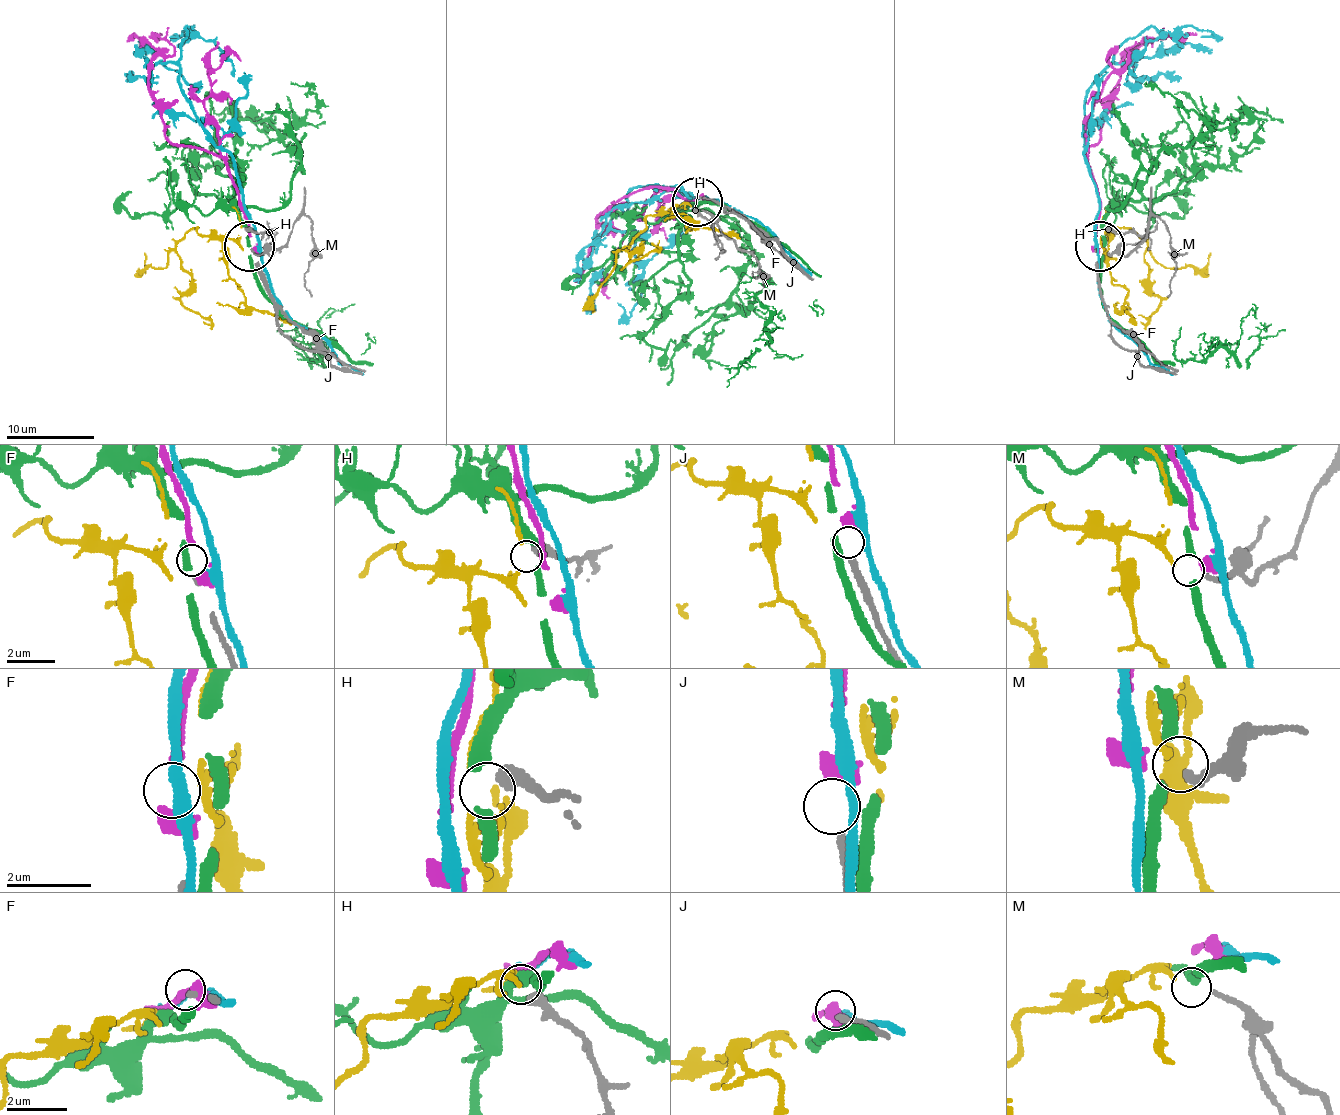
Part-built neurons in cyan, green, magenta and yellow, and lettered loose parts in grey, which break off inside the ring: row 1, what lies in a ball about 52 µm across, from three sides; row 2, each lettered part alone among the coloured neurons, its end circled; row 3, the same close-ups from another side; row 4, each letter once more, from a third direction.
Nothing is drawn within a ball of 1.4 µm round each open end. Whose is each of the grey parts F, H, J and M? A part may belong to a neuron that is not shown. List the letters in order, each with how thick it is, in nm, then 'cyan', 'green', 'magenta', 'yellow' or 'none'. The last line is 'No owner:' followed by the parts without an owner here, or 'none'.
F: 140 nm | none
H: 360 nm | none
J: 240 nm | magenta
M: 180 nm | yellow
No owner: F, H

